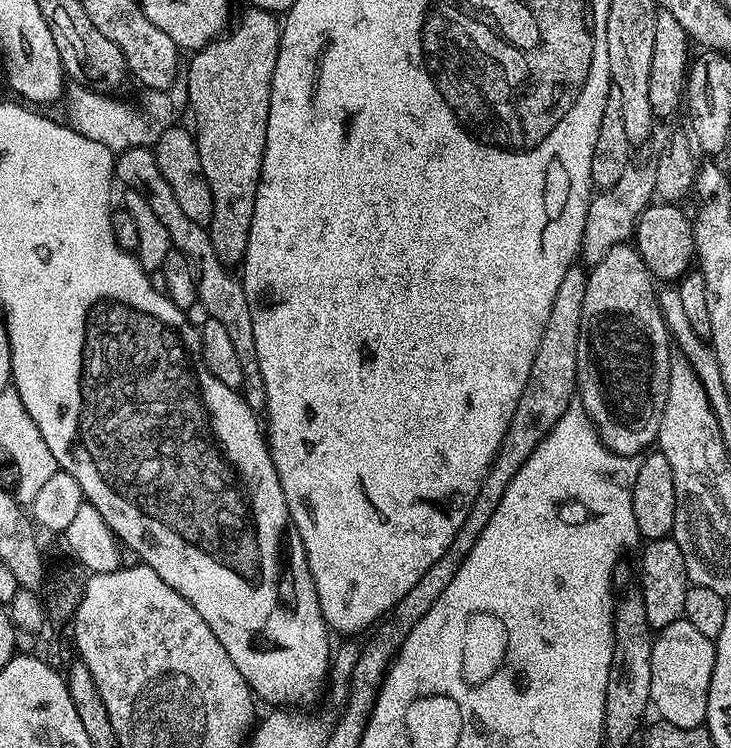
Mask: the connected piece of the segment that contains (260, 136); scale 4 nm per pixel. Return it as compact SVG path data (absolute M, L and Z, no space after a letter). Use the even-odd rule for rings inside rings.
M249 7L248 13L240 20L236 29L225 31L206 47L199 49L188 64L187 107L196 115L194 135L198 146L198 158L202 158L202 174L208 183L212 195L212 220L206 225L210 242L218 250L218 258L223 264L236 266L246 254L250 238L250 222L254 218L256 184L260 181L260 171L266 150L266 126L270 114L270 94L272 93L272 75L278 62L280 33L282 24L271 12Z

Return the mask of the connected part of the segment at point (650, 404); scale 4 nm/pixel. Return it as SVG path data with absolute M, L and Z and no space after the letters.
M631 243L614 246L614 250L609 250L602 262L591 265L588 272L586 298L582 301L582 326L578 338L578 404L592 419L600 441L611 452L623 456L637 457L647 453L657 443L662 410L666 410L666 394L670 390L670 366L674 350L670 345L668 326L663 320L663 310L659 308L657 291L651 270Z

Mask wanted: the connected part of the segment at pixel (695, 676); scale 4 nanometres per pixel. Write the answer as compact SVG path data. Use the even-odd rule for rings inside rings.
M681 618L659 629L651 648L649 703L665 723L680 729L692 729L701 727L707 721L708 690L715 657L715 641L696 631L688 620Z

